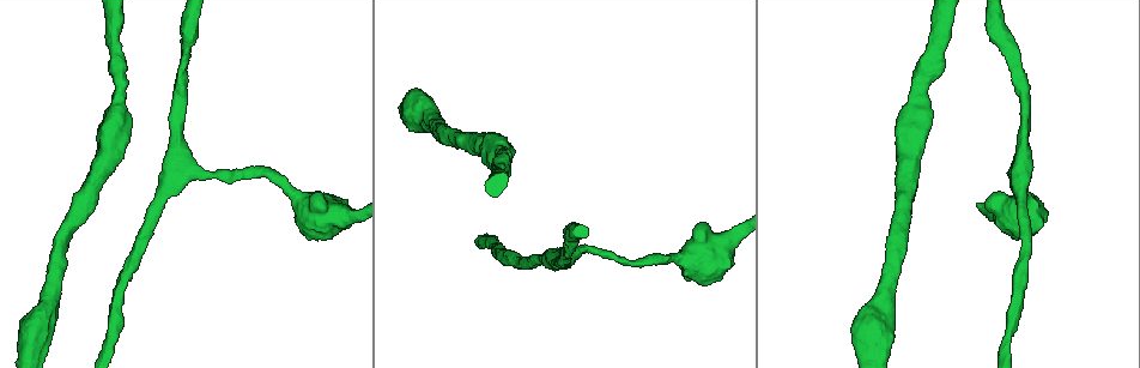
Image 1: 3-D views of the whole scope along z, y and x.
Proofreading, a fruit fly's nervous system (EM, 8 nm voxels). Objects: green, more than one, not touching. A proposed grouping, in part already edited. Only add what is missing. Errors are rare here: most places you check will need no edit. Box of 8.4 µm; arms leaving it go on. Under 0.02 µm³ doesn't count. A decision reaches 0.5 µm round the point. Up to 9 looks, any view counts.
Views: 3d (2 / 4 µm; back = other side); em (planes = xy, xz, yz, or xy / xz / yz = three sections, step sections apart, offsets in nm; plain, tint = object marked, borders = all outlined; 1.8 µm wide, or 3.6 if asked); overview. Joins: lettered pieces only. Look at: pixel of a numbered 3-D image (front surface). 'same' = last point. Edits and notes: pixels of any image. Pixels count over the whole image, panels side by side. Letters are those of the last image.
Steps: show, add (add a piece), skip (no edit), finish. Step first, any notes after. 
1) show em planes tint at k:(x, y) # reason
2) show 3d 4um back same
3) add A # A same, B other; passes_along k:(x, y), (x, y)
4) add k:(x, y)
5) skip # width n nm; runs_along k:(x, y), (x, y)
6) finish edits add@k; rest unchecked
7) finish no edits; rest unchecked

show 3d 4um at 1:(987, 210) # an open end

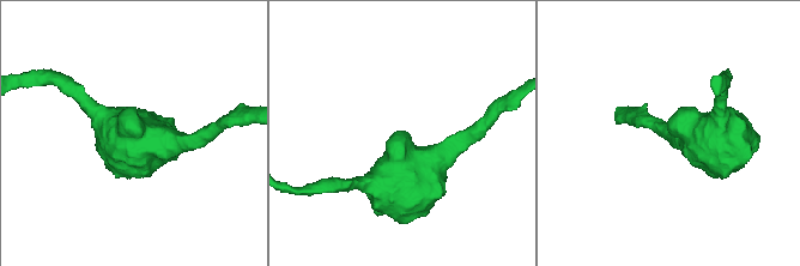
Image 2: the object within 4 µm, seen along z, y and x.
show em 3.6um xz step 4 tint at 2:(669, 129) # need the tissue

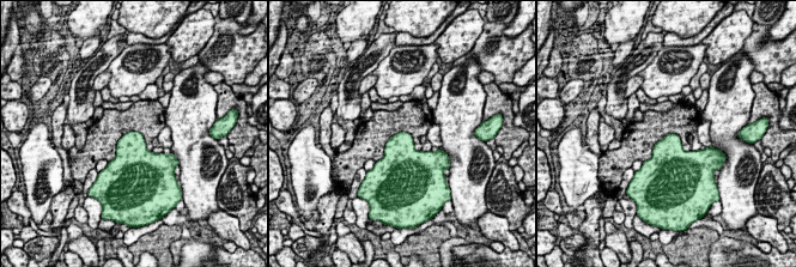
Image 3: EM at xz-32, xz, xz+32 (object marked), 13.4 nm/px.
show em 3.6um xy step 4 borders same

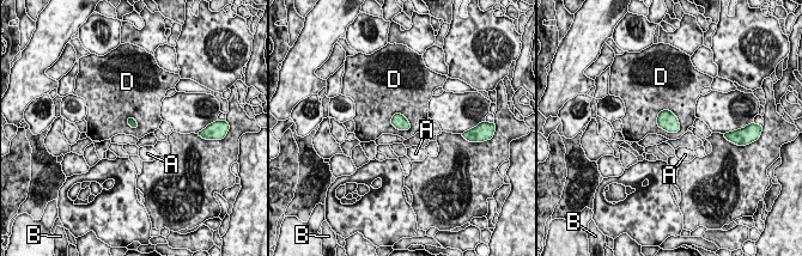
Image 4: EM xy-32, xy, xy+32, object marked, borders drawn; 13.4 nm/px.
skip # A other, B other, D other; border 4:(657, 114), (669, 110), (680, 129); no lettered piece goes on from it

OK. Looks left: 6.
show 3d 2um at 1:(1014, 176)

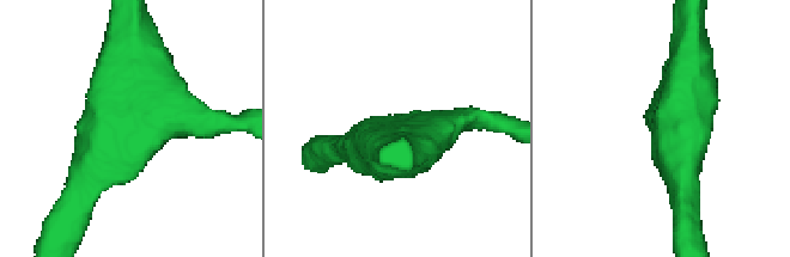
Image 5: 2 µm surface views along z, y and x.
show em planes borders at 5:(668, 123) # arms 3; arm_widths 170, 260, 280 nm

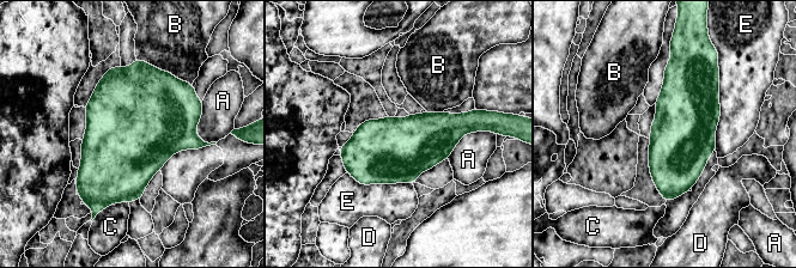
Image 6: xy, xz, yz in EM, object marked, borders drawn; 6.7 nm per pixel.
skip # A other, B other, C other, D other, E other; border 6:(137, 59), (170, 72), (192, 85); none of them fits

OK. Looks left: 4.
show 3d 4um at 1:(187, 39) # thick turns thin

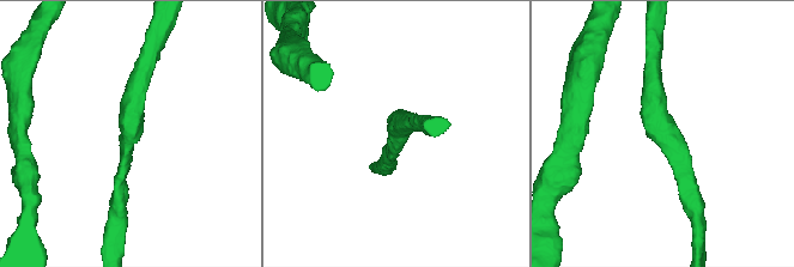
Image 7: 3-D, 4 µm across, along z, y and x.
show em planes plain at 7:(125, 136) # now the EM

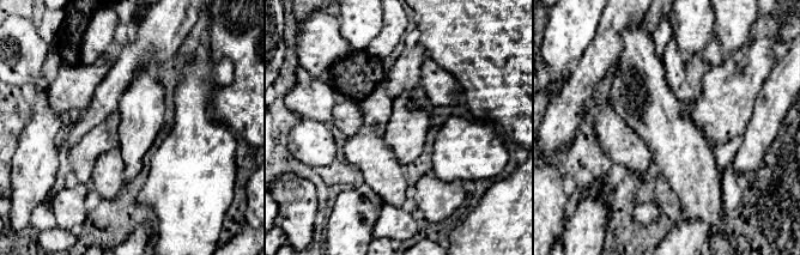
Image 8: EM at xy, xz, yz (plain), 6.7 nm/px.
show em planes borders same

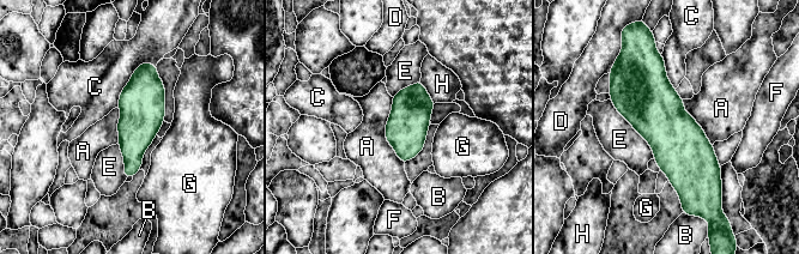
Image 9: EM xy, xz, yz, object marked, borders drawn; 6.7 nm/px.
skip # width 280 nm; A other, B other, C other, D other, E other, F other, G other, H other; border 9:(392, 97), (385, 138), (404, 163); no lettered piece goes on from it

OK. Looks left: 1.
show em 3.6um planes borders at 1:(49, 310) # thick turns thin

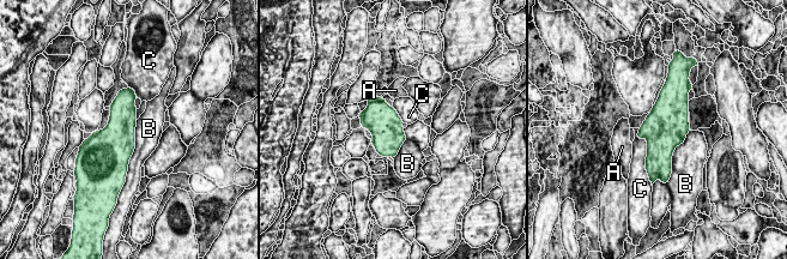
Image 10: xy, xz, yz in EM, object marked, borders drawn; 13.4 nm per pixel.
skip # A other, B other, C other; border 10:(138, 119), (134, 150), (126, 170); no lettered piece goes on from it

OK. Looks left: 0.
finish no edits; rest unchecked

